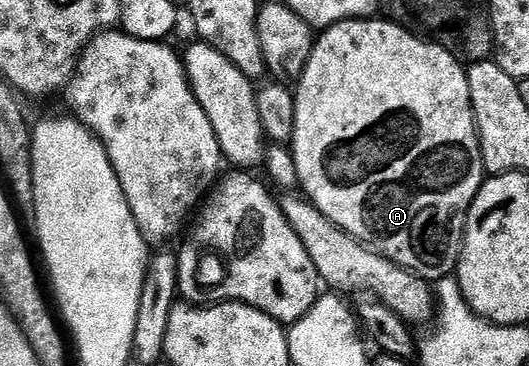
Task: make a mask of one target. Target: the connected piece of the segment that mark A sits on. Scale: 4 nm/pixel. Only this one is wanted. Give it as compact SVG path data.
M370 16L337 22L322 29L314 41L307 68L301 81L295 86L297 103L291 149L295 156L297 181L300 189L305 189L304 197L317 206L319 212L323 212L323 216L327 216L340 230L346 230L351 237L357 238L369 249L390 258L392 262L404 266L407 270L412 270L420 278L440 280L450 277L457 269L457 262L461 258L461 241L465 238L465 216L487 177L475 116L471 108L471 88L467 84L466 67L442 46L435 45L434 42L406 30L404 26L395 22L376 22L377 20L376 17Z

